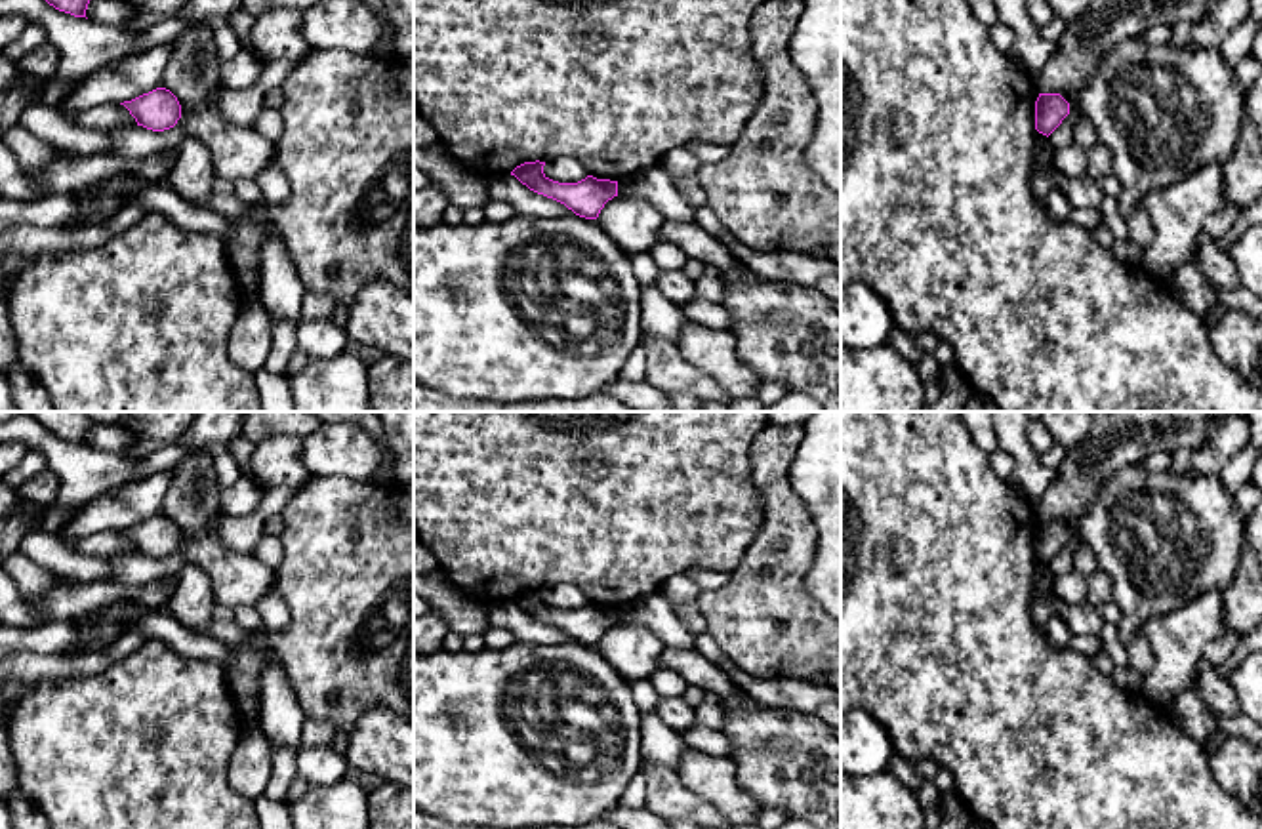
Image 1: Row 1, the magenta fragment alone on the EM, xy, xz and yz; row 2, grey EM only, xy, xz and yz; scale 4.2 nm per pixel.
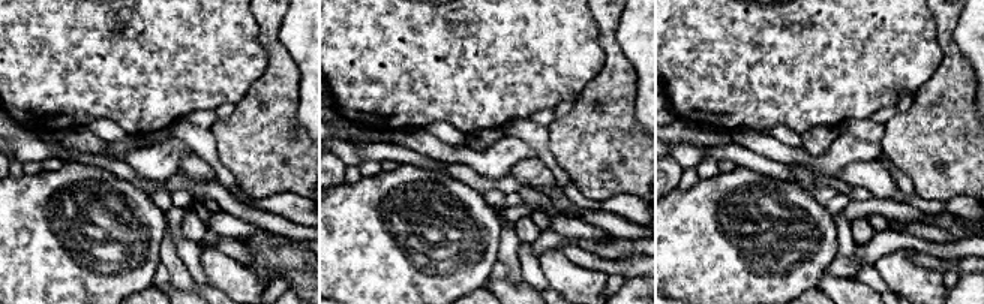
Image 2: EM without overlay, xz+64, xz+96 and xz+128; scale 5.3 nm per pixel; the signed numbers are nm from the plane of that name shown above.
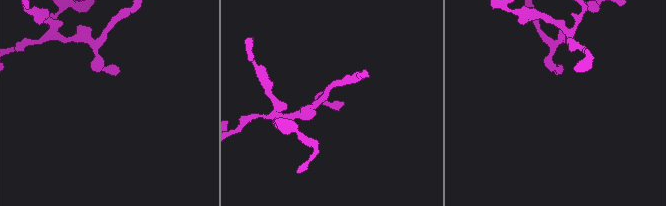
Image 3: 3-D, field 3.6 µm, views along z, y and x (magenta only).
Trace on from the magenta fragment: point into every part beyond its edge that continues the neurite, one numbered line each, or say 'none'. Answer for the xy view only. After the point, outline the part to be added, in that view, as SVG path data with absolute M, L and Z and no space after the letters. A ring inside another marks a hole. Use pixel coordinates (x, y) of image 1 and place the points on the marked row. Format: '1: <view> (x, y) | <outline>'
none

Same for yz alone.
none

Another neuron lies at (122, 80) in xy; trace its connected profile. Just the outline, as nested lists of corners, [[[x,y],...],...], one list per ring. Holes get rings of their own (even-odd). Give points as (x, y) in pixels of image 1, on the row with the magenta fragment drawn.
[[[170,44],[135,53],[126,61],[116,61],[95,72],[65,101],[59,111],[71,120],[80,111],[103,105],[124,103],[143,93],[162,88]]]

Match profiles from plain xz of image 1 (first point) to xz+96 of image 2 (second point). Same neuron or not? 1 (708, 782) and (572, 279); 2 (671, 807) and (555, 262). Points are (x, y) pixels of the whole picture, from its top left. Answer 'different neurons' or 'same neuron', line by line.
1: same neuron
2: different neurons

